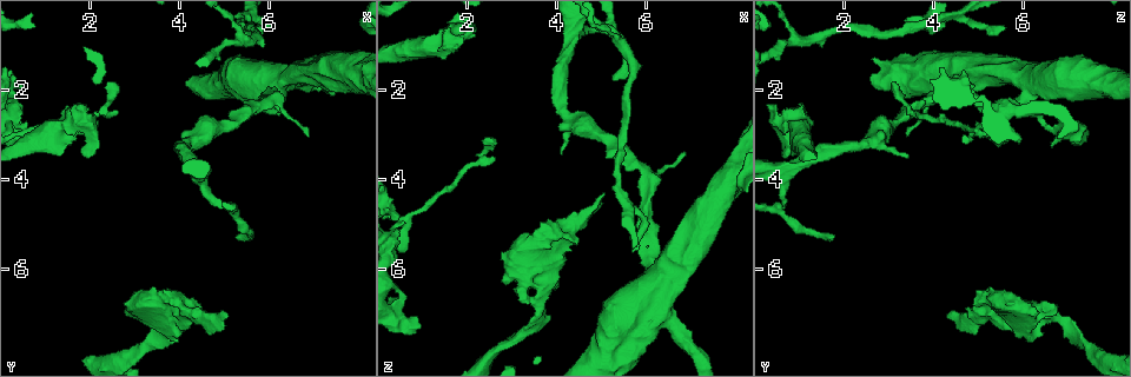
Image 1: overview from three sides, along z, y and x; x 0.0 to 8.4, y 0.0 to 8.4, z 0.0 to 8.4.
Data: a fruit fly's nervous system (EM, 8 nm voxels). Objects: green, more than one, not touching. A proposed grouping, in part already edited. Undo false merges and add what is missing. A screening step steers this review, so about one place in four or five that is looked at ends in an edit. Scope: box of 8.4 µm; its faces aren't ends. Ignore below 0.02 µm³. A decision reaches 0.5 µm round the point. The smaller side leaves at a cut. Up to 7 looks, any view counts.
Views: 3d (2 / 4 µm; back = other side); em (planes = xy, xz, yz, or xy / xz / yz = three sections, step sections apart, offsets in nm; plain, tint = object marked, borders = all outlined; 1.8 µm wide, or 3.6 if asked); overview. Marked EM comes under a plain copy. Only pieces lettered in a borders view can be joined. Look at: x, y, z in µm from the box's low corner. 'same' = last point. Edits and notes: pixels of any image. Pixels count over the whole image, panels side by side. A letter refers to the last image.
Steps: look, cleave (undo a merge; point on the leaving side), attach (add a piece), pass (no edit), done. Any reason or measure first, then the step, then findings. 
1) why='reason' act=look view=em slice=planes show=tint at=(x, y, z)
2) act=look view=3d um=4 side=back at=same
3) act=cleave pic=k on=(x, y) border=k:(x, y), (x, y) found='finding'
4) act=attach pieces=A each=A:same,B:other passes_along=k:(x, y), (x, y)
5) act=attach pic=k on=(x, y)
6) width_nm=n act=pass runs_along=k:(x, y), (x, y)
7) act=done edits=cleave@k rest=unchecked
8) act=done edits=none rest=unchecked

why='an open end' act=look view=em slice=xz step=16 show=borders at=(3.30, 7.00, 6.75)

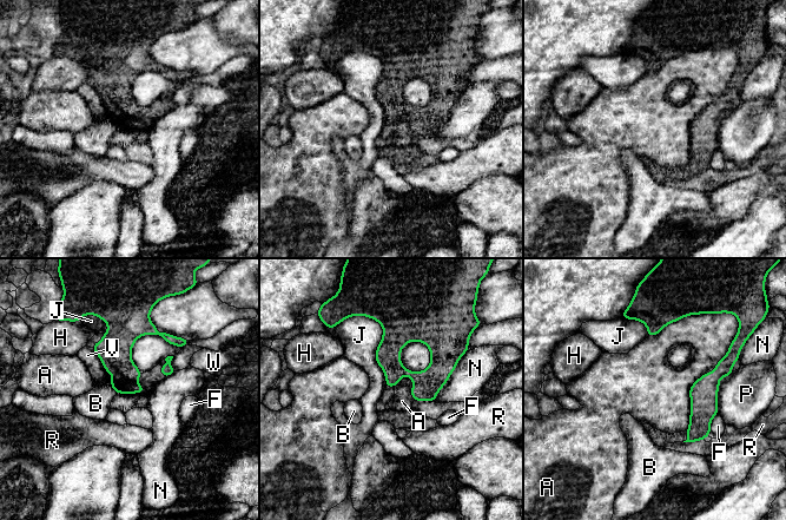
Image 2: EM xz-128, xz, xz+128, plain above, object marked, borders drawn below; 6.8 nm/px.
act=look view=em slice=planes show=borders at=same

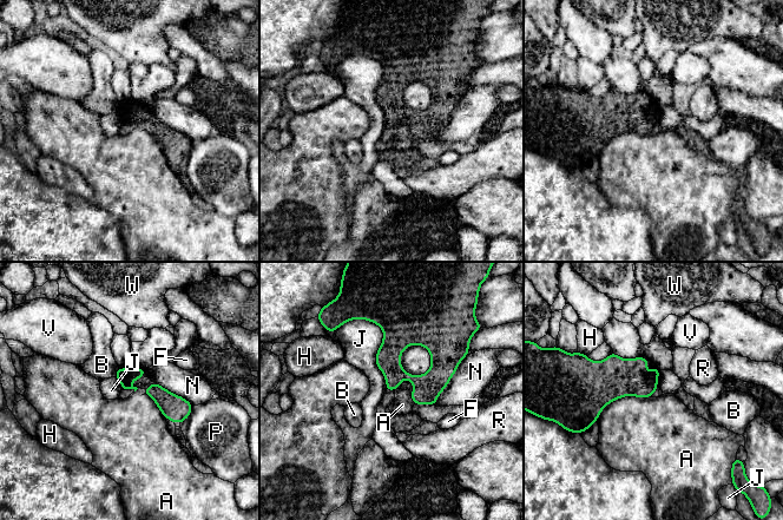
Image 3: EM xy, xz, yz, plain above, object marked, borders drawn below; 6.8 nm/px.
act=pass each=A:other,B:other,F:other,H:other,J:other,N:other,P:other,R:other,V:other,W:other runs_along=3:(382, 324), (427, 339), (455, 364) found='no lettered piece goes on from it'

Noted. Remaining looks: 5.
why='free end' act=look view=3d um=4 at=(0.60, 3.25, 6.55)

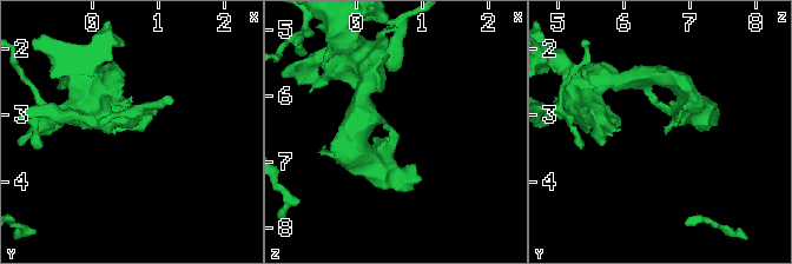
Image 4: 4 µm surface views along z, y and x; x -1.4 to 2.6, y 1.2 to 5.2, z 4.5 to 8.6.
why='now the EM' act=look view=em slice=planes show=borders at=(0.55, 3.15, 6.55)

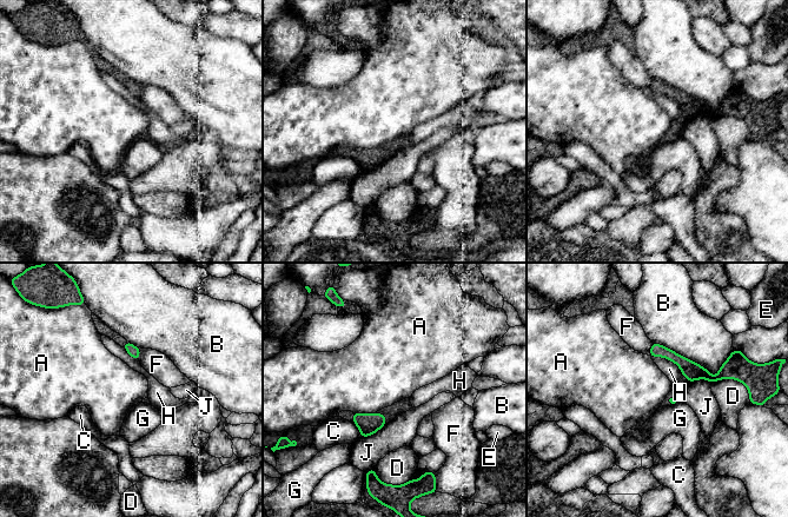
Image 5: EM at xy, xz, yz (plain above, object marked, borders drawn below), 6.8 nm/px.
act=pass each=A:other,B:other,C:other,D:other,E:other,F:other,G:other,H:other,J:other border=5:(352, 411), (375, 412) found='none of them fits'

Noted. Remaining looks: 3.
why='sudden change in width' act=look view=3d um=4 at=(6.20, 2.05, 6.15)

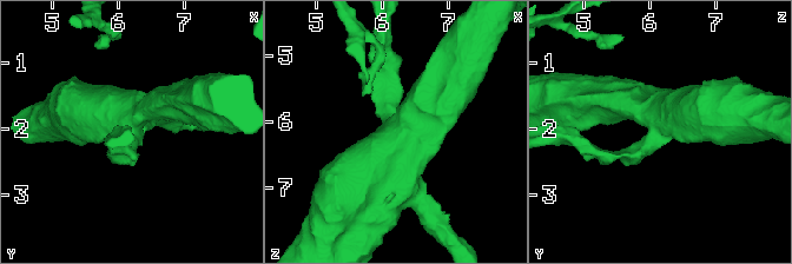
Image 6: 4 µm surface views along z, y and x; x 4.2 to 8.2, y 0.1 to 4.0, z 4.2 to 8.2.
act=look view=em um=3.6 slice=planes show=tint at=(6.20, 2.05, 6.10)

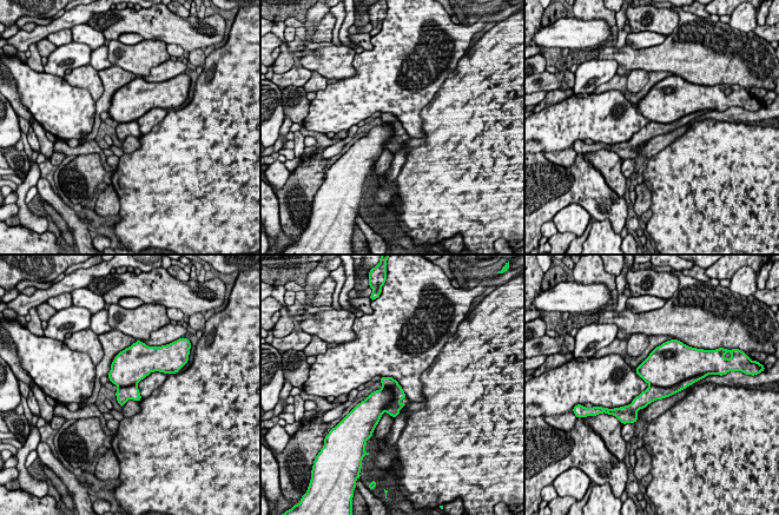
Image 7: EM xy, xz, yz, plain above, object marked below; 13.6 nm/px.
why='see the neighbours' act=look view=em um=3.6 slice=planes show=borders at=same

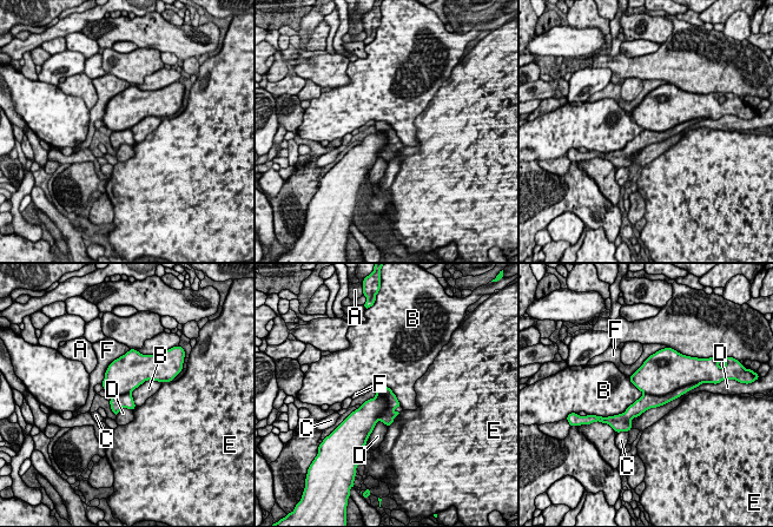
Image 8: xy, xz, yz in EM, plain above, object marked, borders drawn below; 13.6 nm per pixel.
longest_contact=D:1000nm act=cleave pic=8 on=(649, 401) each=A:other,B:other,C:other,D:other,E:other,F:other border=8:(689, 383), (661, 395), (643, 394) found='a second cell is stuck on'

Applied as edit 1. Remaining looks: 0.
act=done edits=cleave@8 rest=unchecked

